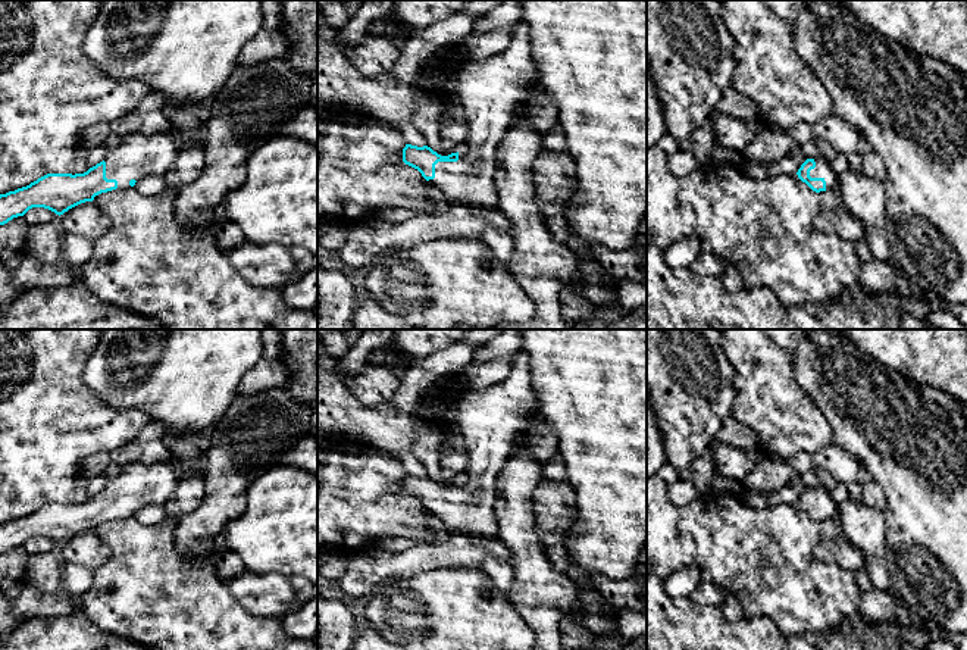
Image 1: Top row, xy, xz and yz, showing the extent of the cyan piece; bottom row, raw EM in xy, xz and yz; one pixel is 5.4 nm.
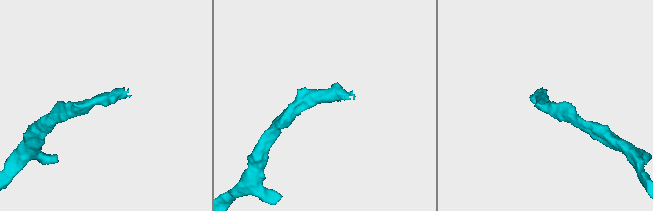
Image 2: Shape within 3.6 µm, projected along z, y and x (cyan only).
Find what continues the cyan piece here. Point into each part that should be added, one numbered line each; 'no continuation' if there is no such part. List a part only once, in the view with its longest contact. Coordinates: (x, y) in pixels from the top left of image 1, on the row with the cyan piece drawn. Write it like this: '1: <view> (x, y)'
1: xz (491, 90)

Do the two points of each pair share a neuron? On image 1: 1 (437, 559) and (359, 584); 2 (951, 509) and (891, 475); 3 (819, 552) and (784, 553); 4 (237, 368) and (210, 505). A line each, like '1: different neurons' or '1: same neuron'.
1: same neuron
2: same neuron
3: different neurons
4: different neurons

